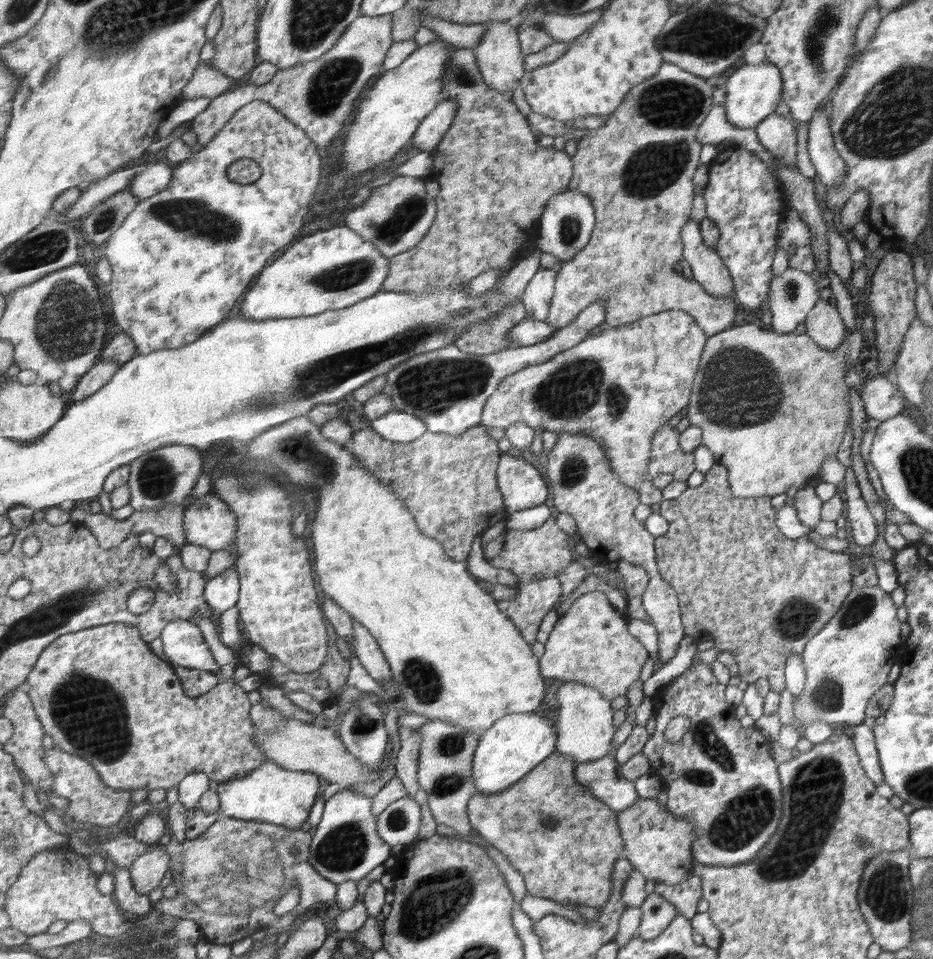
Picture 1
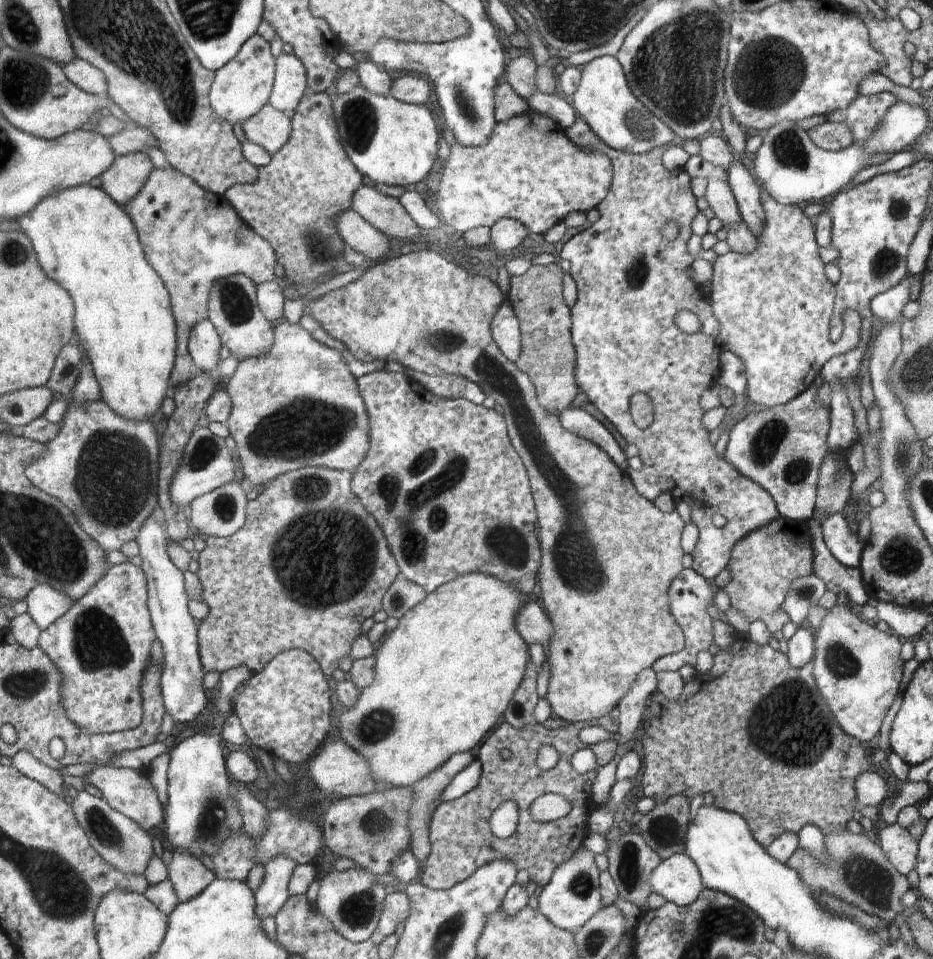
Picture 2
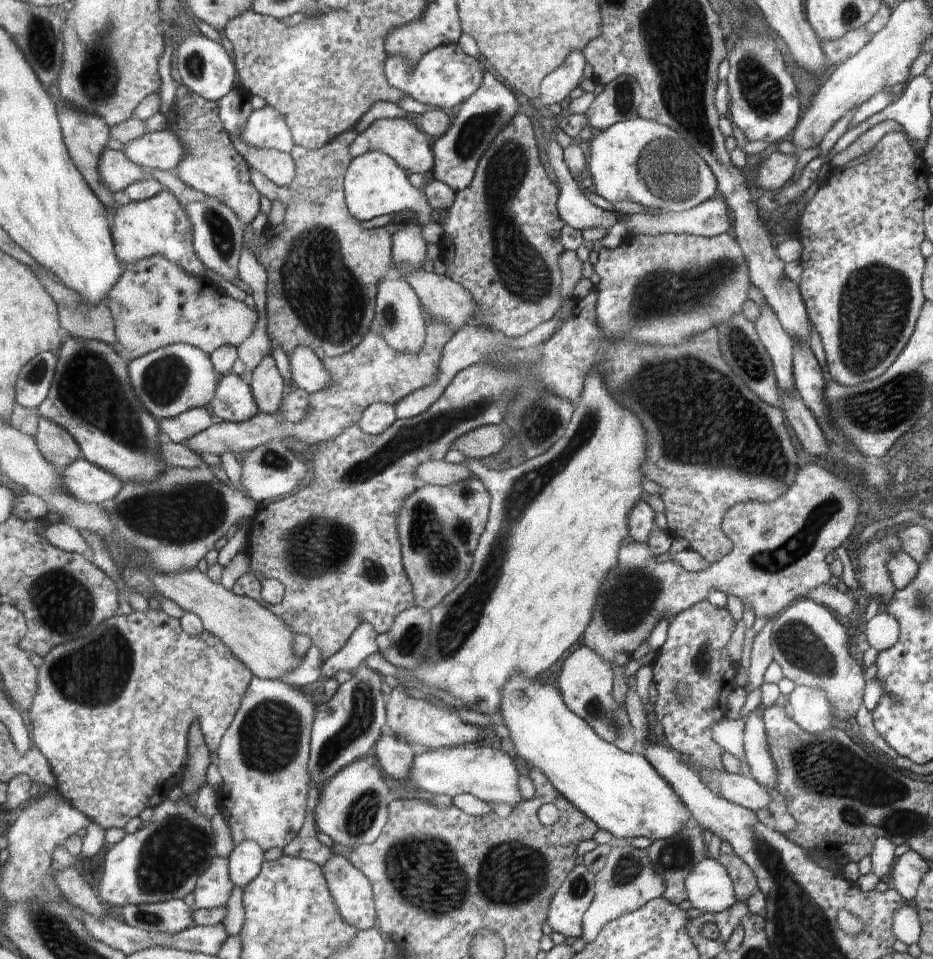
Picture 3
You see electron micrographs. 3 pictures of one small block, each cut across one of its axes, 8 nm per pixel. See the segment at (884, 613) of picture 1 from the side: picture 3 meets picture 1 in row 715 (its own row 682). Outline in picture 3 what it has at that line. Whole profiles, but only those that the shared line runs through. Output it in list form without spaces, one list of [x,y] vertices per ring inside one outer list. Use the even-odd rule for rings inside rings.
[[[802,597],[799,601],[792,602],[778,617],[774,617],[770,621],[773,660],[781,666],[784,678],[789,678],[796,685],[822,688],[826,692],[829,704],[832,704],[833,714],[838,716],[840,720],[853,720],[860,704],[862,704],[865,668],[859,660],[850,654],[848,632],[836,620],[836,616],[830,610],[826,610],[826,606],[822,606],[819,602]]]

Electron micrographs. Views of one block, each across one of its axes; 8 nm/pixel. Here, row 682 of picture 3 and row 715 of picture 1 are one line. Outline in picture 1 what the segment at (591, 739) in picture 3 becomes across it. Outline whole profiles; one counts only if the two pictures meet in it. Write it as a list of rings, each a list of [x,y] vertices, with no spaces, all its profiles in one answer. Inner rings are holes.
[[[533,712],[512,713],[499,718],[490,729],[479,735],[473,754],[472,780],[480,794],[500,794],[527,777],[536,765],[546,761],[558,746],[553,721]]]

